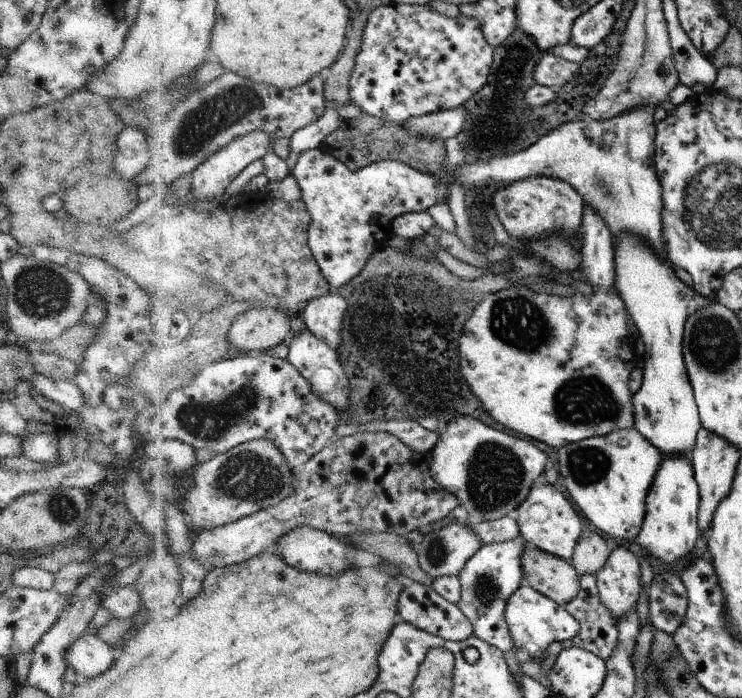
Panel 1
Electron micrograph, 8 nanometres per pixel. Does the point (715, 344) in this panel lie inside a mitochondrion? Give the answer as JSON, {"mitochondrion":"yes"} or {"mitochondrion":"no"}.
{"mitochondrion":"yes"}

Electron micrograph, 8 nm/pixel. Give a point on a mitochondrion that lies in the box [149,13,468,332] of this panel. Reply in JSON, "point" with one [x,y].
{"point":[198,129]}

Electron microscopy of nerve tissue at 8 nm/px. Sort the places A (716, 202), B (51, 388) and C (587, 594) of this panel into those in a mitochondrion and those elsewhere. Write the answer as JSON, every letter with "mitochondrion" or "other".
{"A":"mitochondrion","B":"other","C":"other"}

